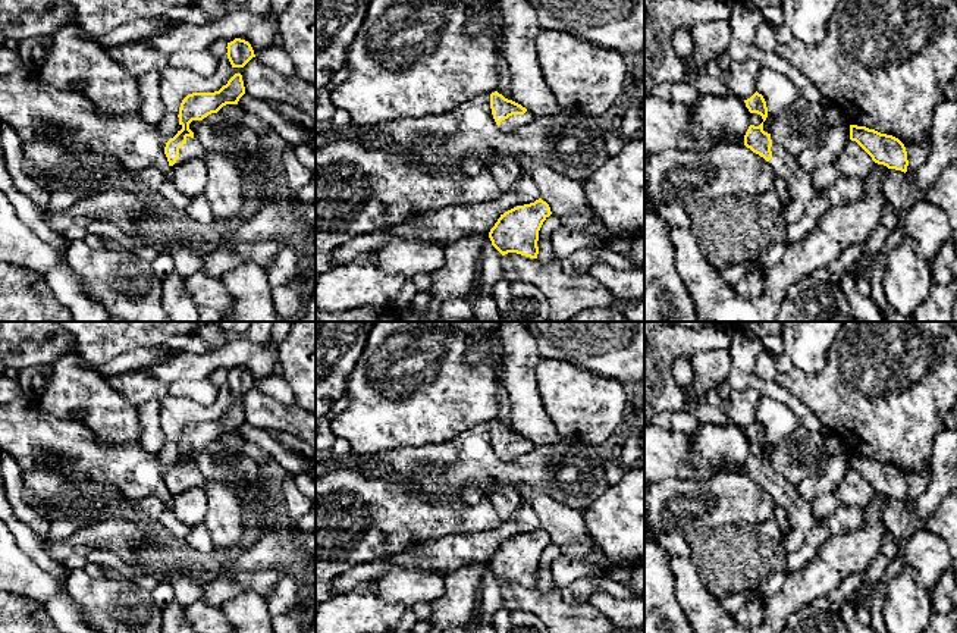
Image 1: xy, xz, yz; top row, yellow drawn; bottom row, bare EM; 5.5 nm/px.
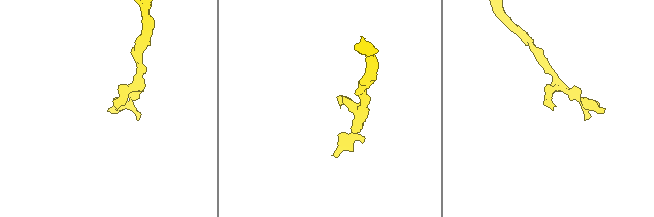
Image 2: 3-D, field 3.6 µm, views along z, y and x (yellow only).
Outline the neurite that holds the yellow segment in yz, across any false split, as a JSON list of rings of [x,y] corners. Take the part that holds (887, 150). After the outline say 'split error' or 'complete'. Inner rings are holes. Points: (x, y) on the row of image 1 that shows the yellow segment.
[[[850,125],[850,140],[856,141],[875,163],[907,172],[907,151],[898,138],[866,126]]]; complete

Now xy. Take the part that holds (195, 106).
[[[235,73],[226,85],[214,93],[192,93],[188,94],[179,109],[179,125],[182,126],[178,134],[166,142],[164,154],[167,157],[169,166],[182,164],[186,160],[203,157],[205,150],[203,144],[194,137],[194,132],[189,129],[192,120],[203,120],[211,113],[217,113],[226,104],[238,104],[239,98],[245,94],[245,87],[241,73]]]; split error

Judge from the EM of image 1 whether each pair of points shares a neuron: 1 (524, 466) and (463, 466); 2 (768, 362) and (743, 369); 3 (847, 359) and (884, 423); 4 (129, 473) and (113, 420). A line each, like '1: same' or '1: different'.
1: same
2: different
3: same
4: different

